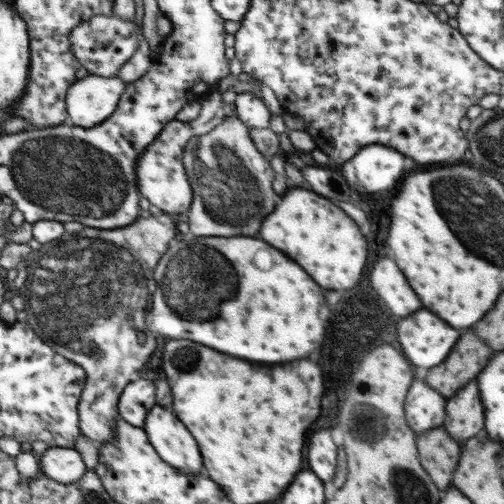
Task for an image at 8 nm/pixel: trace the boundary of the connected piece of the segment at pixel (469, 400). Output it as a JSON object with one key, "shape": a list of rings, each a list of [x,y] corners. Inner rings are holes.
{"shape":[[[466,384],[456,395],[448,399],[444,429],[454,439],[472,439],[484,428],[484,406],[478,386]]]}

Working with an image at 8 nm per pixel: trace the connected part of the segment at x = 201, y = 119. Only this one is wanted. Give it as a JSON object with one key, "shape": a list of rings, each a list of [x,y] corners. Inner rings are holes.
{"shape":[[[216,91],[210,96],[205,96],[201,111],[194,120],[186,122],[173,118],[166,123],[162,131],[162,140],[158,140],[158,144],[154,144],[154,148],[150,148],[150,152],[142,156],[142,168],[138,168],[138,176],[142,176],[142,196],[164,213],[175,216],[186,213],[192,206],[190,202],[193,202],[194,188],[184,165],[184,150],[191,139],[205,135],[225,122],[230,111],[226,106],[226,91]]]}

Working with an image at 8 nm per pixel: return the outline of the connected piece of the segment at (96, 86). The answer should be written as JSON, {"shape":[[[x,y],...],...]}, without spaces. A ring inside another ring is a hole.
{"shape":[[[89,74],[69,88],[70,124],[82,128],[95,127],[117,111],[121,96],[128,87],[117,75],[112,77]]]}

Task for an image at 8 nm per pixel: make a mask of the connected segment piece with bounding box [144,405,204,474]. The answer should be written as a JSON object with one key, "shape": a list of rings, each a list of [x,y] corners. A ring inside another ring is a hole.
{"shape":[[[154,406],[145,419],[144,429],[150,444],[166,463],[174,464],[186,474],[198,474],[202,470],[198,444],[171,408]]]}

